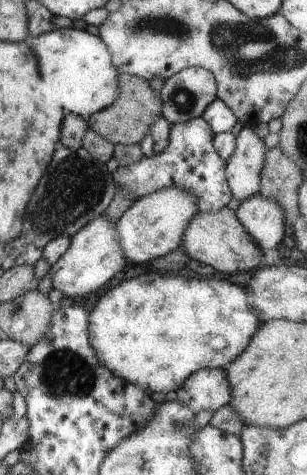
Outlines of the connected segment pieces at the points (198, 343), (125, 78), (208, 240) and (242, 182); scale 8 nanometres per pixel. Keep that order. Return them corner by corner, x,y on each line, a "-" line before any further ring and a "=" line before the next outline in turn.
150,272
150,274
144,274
144,276
138,276
138,278
132,278
128,282
122,282
122,284
108,286
106,290
110,288
108,294
104,294
96,307
89,312
88,324
90,331
90,346
94,348
94,354
96,358
100,360
102,366
106,366
114,376
122,378
124,382
133,384
146,392
161,392
168,396
173,394
182,388
183,382
197,370
206,368
222,368
225,369
226,365
229,365
239,354
244,352
244,349
249,344
252,336
255,332
258,332
258,328
262,326
263,322
260,322
258,314
254,312
254,308
250,308
250,305
246,306
244,311
244,296
246,296
246,290
244,287
231,283
228,280
216,280
212,278
186,278
180,275
170,274
156,274
156,272
=
119,74
118,88
120,88
118,98
108,108
92,114
88,120
88,126
114,145
116,143
139,145
150,132
150,126
154,124
154,120
162,115
162,100
160,96
156,96
156,92
150,87
150,82
138,76
=
224,207
216,212
194,214
190,220
184,240
180,246
190,258
210,265
222,274
236,274
236,272
250,272
254,268
260,268
264,262
264,253
258,244
252,240
252,236
246,232
235,212
=
244,125
236,135
236,148
232,156
226,161
224,172
232,197
237,200
246,200
260,192
260,174
265,161
267,147
251,125

